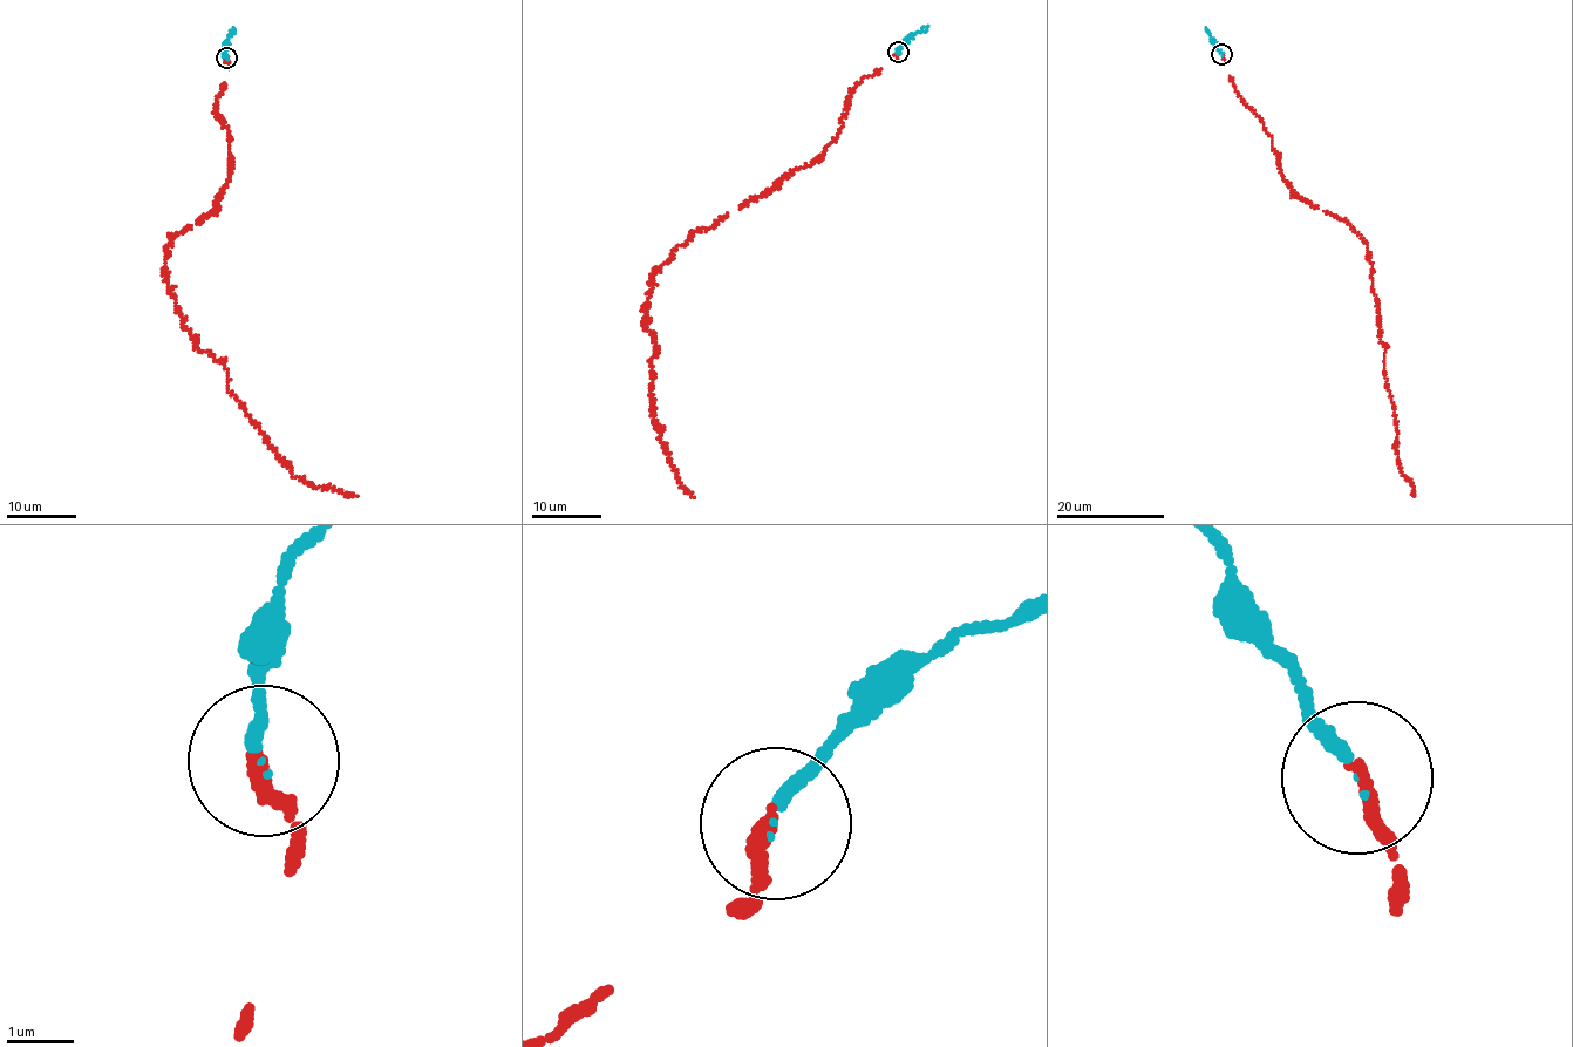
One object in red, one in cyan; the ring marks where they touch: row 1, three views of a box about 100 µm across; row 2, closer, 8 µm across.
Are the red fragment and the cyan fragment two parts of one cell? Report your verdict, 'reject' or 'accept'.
accept

